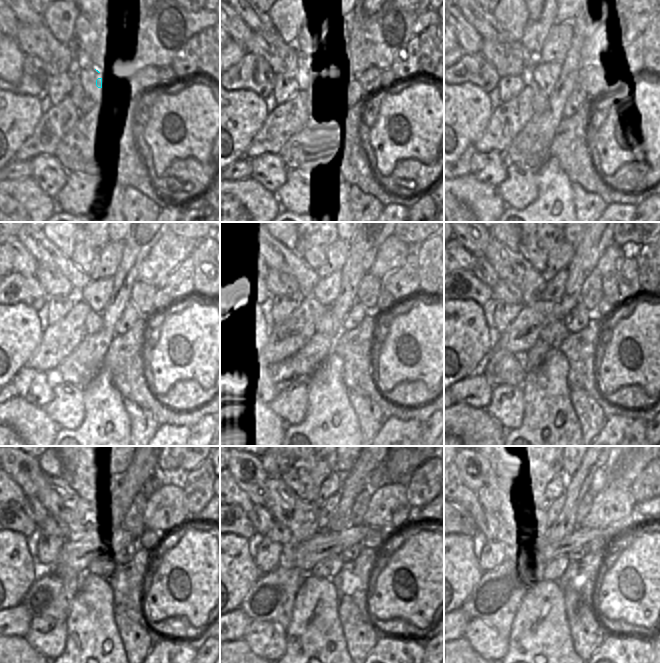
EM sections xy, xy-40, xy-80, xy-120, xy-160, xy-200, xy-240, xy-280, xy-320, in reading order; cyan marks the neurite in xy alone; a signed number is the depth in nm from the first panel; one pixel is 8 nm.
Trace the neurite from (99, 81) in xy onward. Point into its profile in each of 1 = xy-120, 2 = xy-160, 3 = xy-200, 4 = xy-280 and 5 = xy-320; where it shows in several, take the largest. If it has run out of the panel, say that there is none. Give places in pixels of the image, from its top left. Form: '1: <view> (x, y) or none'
1: xy-120 (98, 292)
2: xy-160 (326, 291)
3: xy-200 (553, 291)
4: xy-280 (327, 511)
5: xy-320 (552, 511)

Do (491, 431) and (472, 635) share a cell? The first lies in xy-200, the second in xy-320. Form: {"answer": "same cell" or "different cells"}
{"answer": "different cells"}

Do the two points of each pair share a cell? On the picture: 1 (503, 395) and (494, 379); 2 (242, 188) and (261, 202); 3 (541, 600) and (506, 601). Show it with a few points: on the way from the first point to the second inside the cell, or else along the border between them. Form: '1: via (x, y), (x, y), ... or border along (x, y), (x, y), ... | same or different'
1: border along (520, 386), (501, 384), (494, 388) | different
2: via (247, 190), (256, 198) | same
3: border along (531, 580), (512, 623) | different

